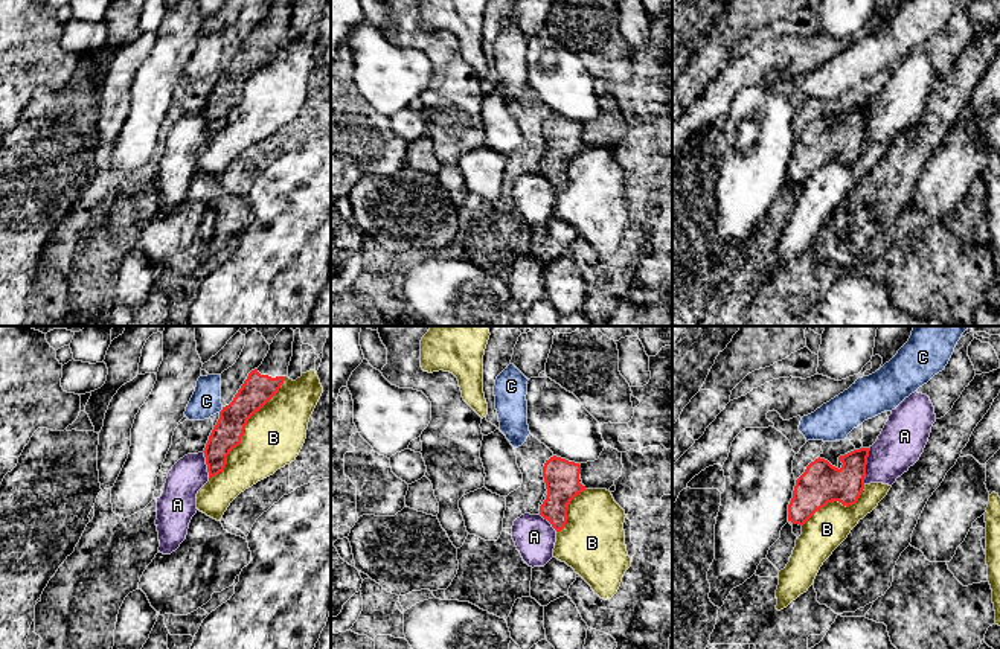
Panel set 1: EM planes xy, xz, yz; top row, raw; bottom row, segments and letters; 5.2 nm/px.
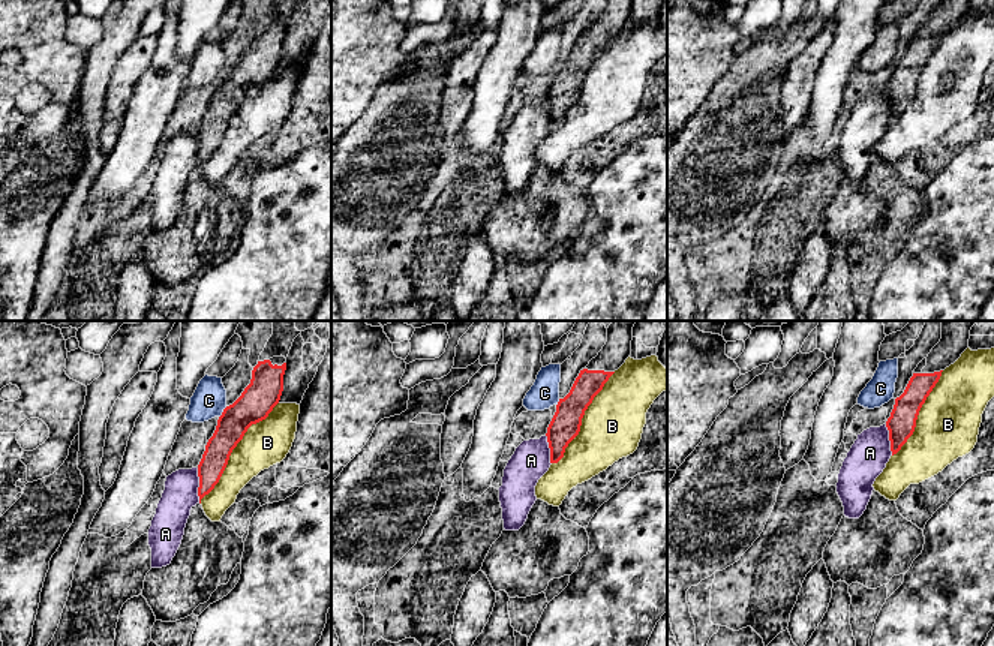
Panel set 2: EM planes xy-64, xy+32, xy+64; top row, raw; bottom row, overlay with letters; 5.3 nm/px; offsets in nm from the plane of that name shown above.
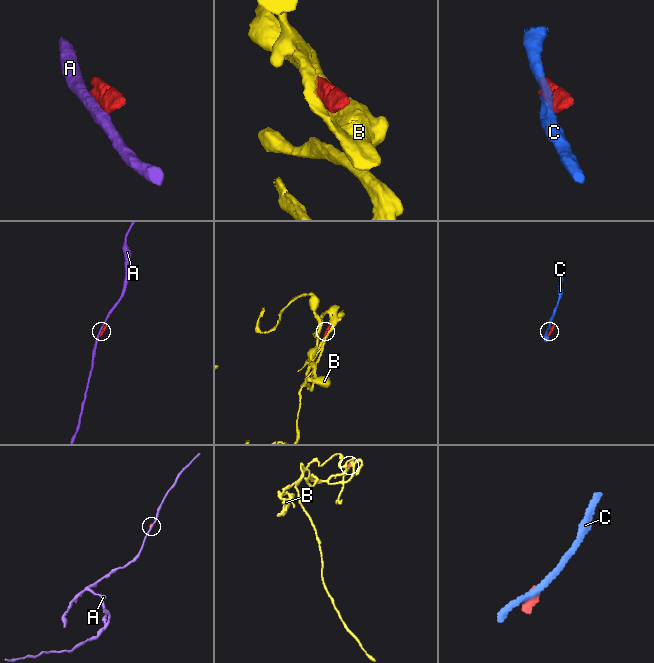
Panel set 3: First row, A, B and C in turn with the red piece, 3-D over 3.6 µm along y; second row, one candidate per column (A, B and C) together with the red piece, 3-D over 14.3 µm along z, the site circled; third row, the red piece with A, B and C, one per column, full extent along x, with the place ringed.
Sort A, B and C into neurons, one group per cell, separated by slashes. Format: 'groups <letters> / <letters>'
groups A / B / C

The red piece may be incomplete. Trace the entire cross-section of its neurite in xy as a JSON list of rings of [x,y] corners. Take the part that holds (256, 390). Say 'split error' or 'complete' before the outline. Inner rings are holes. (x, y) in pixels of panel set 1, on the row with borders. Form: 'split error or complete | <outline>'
split error | [[[282,329],[270,344],[262,364],[248,373],[233,401],[220,411],[203,451],[209,478],[224,471],[227,456],[241,443],[248,419],[279,392],[288,375],[293,341],[294,331]]]

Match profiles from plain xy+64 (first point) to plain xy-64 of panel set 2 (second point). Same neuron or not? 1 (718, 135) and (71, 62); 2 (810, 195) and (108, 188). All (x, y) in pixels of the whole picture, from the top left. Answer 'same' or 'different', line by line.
1: different
2: different

